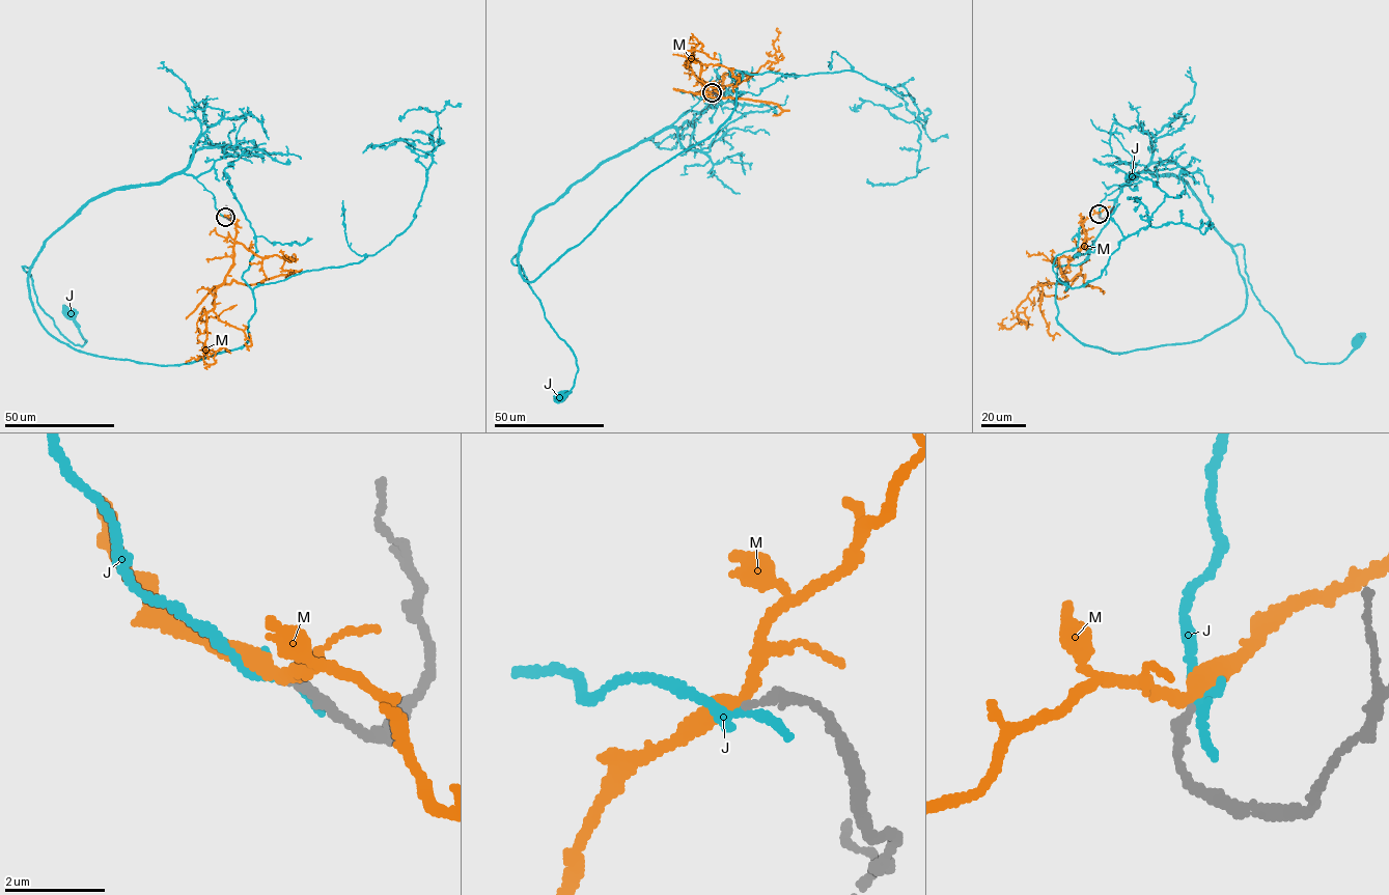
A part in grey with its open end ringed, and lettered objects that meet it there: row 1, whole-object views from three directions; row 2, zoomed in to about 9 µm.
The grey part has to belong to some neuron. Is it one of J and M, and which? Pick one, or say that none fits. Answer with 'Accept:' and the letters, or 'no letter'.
Accept: no letter

